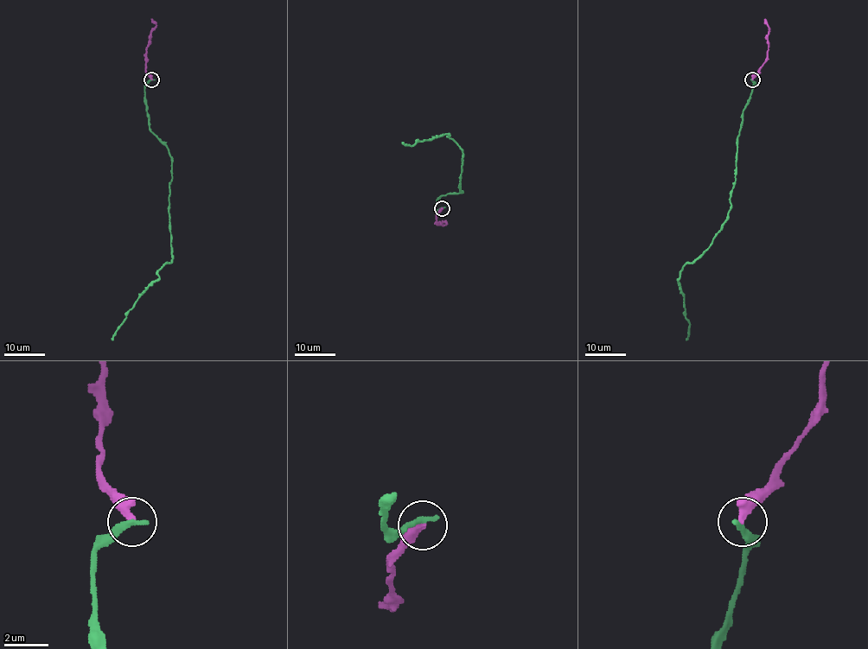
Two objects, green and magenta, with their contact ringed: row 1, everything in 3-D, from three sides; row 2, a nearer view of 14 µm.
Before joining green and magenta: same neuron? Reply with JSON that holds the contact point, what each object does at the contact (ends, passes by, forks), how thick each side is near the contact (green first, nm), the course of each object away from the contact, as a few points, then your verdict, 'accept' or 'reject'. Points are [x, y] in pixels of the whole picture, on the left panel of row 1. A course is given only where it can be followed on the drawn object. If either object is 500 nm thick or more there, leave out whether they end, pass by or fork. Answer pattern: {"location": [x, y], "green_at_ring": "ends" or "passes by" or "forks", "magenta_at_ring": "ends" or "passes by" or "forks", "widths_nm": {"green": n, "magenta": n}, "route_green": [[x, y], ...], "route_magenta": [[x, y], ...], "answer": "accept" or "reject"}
{"location": [151, 79], "green_at_ring": "ends", "magenta_at_ring": "ends", "widths_nm": {"green": 320, "magenta": 400}, "route_green": [[151, 79], [145, 85], [149, 125], [171, 162], [171, 260], [157, 271], [158, 277], [140, 295], [111, 340]], "route_magenta": [[151, 79], [145, 69], [150, 31], [156, 26], [151, 19]], "answer": "reject"}

